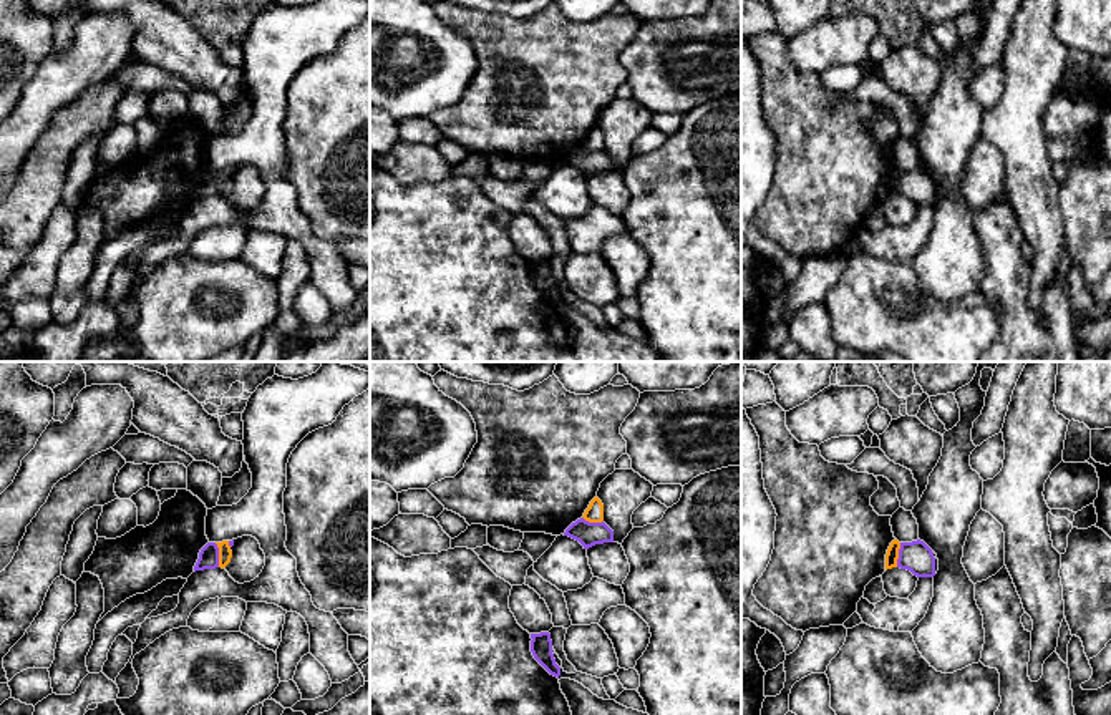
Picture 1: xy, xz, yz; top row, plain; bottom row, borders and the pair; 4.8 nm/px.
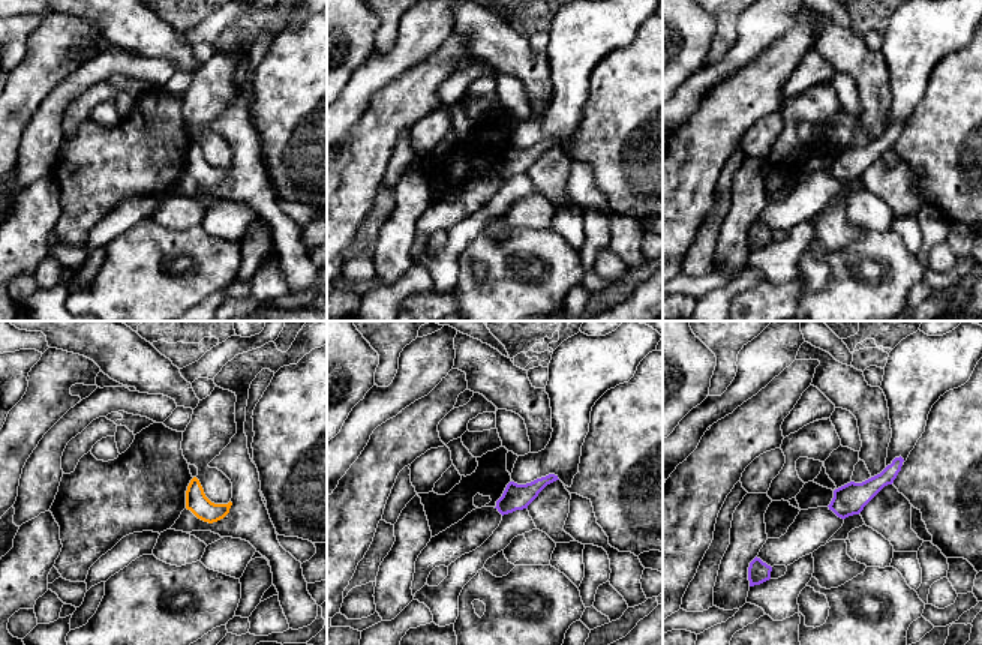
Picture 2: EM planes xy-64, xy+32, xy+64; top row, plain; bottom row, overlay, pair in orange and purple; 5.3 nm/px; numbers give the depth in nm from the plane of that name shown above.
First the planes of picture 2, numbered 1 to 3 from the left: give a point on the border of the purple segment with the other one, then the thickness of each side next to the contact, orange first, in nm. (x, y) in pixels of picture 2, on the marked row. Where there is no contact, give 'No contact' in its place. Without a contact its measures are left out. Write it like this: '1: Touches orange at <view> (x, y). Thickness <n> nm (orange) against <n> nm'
1: No contact
2: No contact
3: No contact

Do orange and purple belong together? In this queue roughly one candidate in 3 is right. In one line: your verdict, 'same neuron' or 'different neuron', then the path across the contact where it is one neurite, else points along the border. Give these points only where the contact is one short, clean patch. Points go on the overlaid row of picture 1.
different neuron; border along xy (214, 543), (219, 553), (219, 566)

